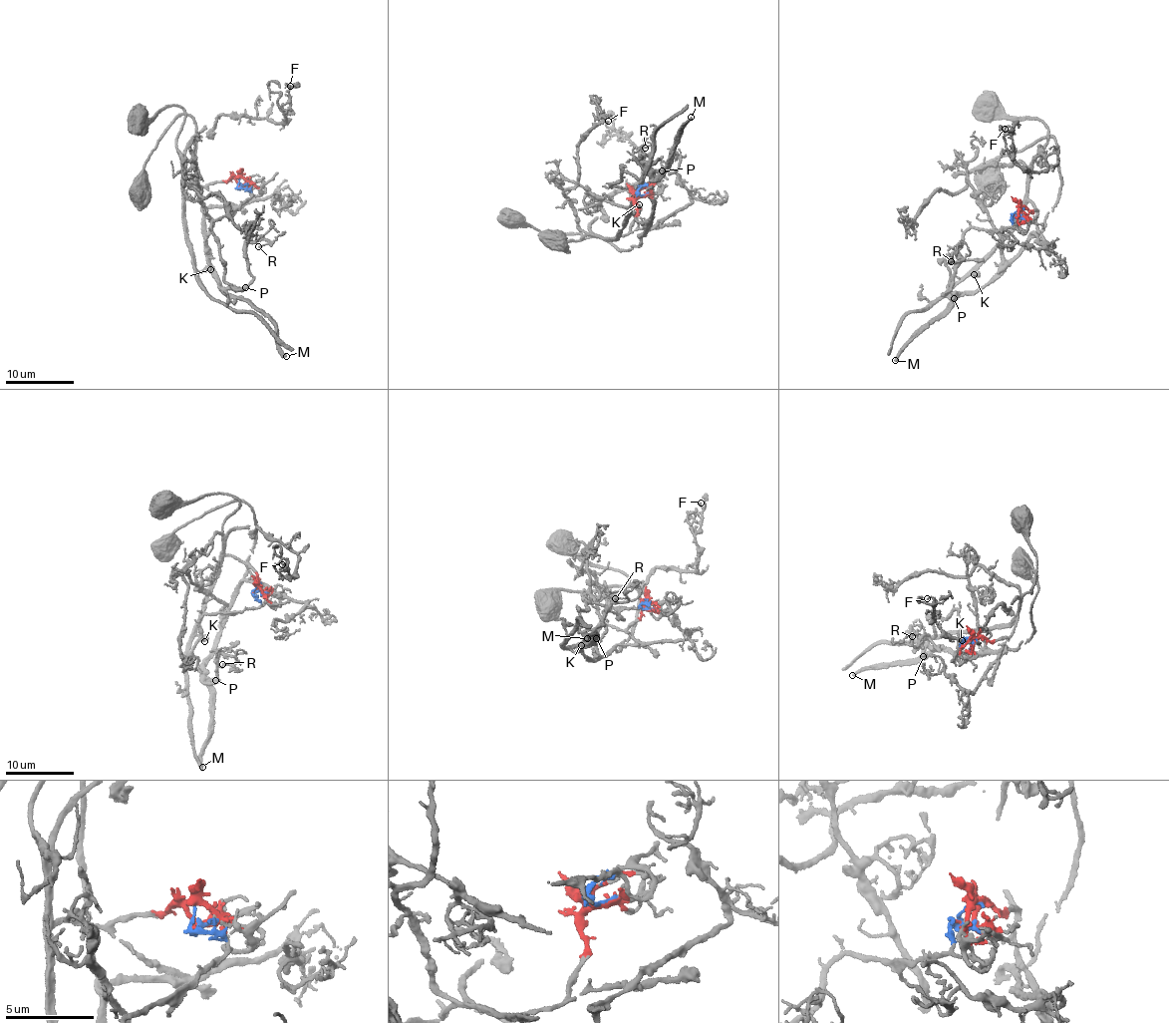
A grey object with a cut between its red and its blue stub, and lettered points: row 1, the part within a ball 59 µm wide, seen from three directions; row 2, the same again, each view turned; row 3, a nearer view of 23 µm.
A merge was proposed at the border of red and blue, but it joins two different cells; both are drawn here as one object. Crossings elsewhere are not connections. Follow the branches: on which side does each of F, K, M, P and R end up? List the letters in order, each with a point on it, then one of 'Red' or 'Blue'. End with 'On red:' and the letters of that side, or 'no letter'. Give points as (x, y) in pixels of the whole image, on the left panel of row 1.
F: Place: (290, 86). Red
K: Place: (210, 269). Red
M: Place: (286, 356). Blue
P: Place: (245, 287). Blue
R: Place: (258, 246). Blue
On red: F, K

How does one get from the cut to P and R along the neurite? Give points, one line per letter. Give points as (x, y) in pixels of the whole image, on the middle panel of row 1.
P: (636, 194), (647, 182), (616, 187), (611, 184), (620, 180), (624, 171), (639, 179), (662, 170)
R: (636, 194), (647, 182), (611, 184), (624, 171), (639, 177), (656, 164), (642, 163), (653, 145), (645, 149)

